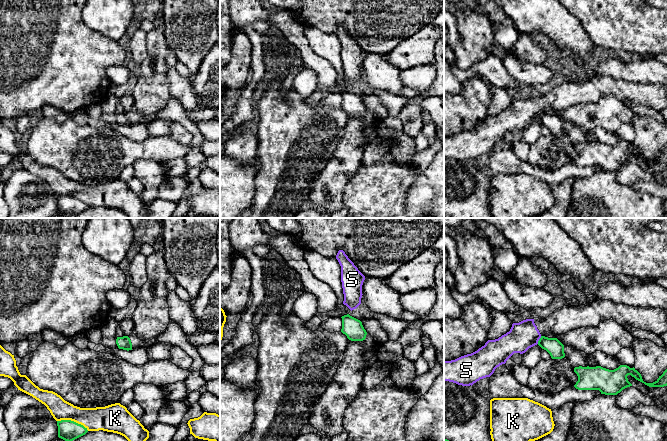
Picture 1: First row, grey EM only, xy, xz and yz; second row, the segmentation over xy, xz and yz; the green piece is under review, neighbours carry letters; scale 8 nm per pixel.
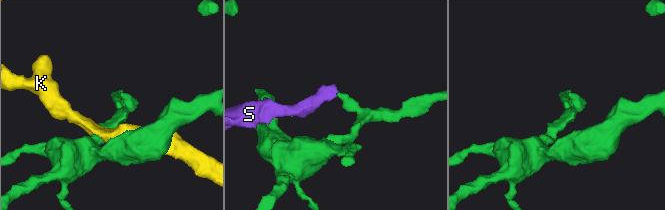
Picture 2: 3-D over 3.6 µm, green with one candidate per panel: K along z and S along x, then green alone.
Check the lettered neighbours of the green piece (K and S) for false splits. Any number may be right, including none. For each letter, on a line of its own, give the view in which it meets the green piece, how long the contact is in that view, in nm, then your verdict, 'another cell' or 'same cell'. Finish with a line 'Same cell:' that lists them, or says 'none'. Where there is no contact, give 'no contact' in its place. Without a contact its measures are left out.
K: xy | 260 nm | another cell
S: yz | 70 nm | same cell
Same cell: S

